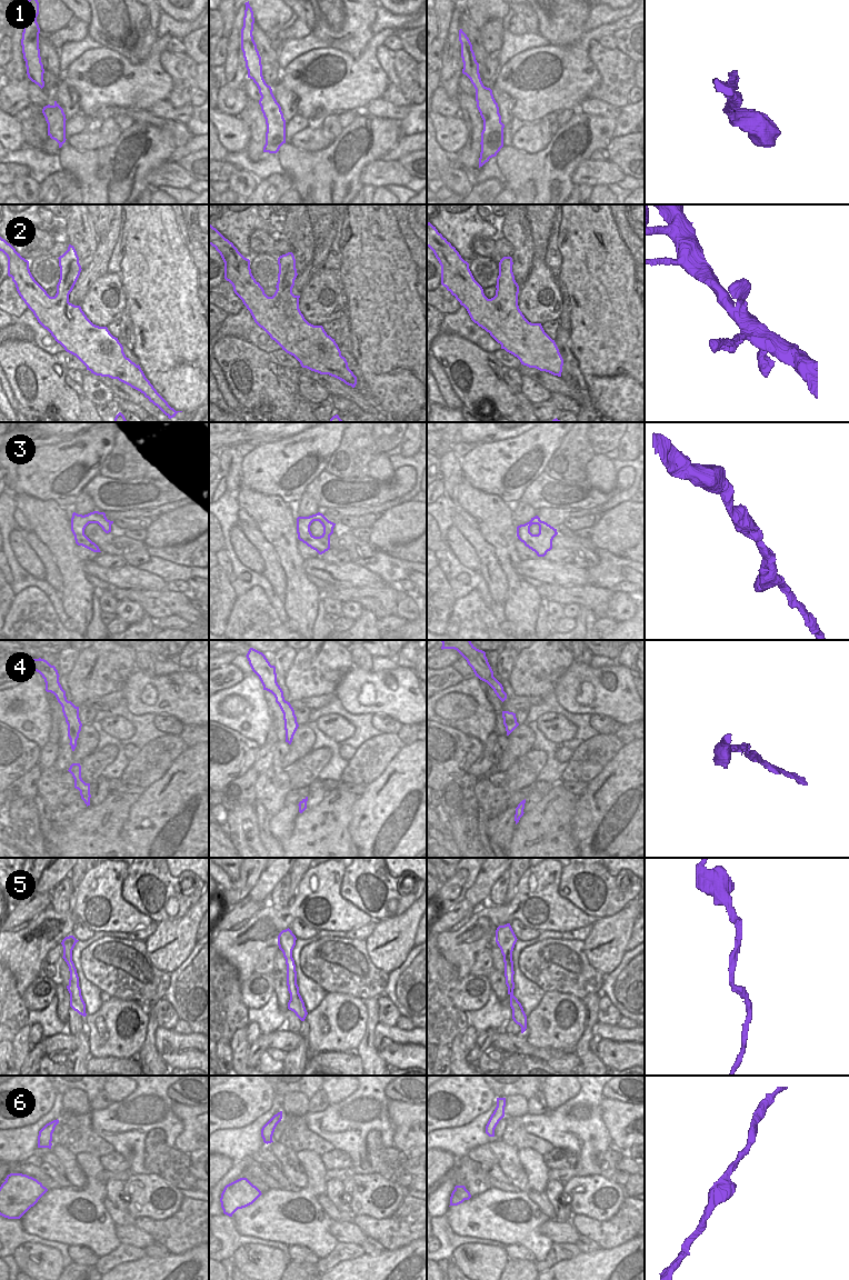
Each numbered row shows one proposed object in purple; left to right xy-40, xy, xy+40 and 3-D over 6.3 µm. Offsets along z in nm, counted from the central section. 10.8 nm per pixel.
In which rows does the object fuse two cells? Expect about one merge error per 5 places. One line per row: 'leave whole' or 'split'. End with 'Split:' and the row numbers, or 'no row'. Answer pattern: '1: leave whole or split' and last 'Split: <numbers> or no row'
1: leave whole
2: leave whole
3: leave whole
4: leave whole
5: leave whole
6: leave whole
Split: no row

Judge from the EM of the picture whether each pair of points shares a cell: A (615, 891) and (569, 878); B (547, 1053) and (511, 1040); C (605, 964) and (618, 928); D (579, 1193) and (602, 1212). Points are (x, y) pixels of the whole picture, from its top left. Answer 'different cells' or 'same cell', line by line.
A: same cell
B: same cell
C: same cell
D: same cell

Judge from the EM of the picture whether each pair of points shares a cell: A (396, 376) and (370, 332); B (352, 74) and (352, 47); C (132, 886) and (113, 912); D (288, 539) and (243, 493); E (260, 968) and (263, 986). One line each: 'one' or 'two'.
A: one
B: two
C: two
D: one
E: two

